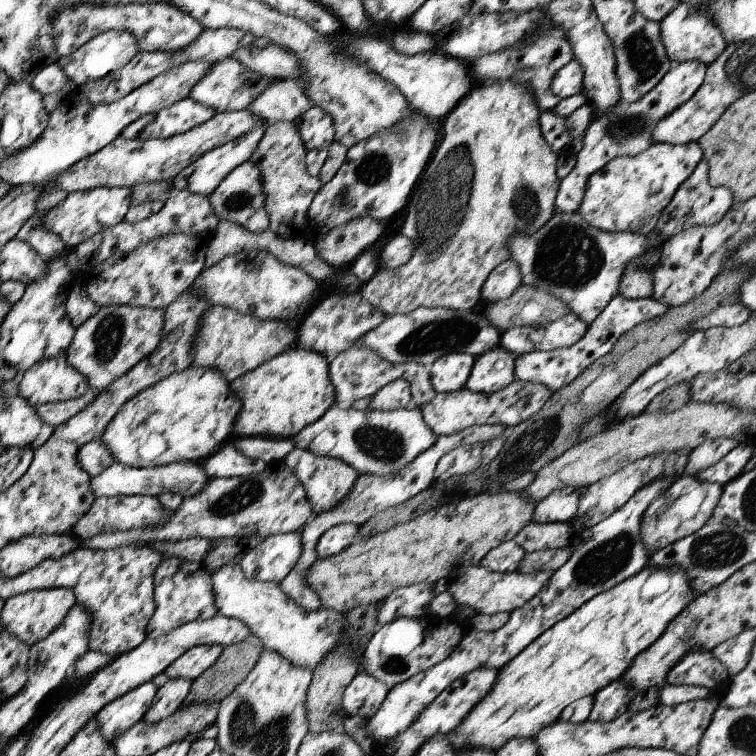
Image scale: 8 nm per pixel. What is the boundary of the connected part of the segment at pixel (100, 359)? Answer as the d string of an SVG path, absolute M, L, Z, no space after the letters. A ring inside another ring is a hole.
M130 305L99 307L84 324L75 329L75 335L66 352L68 364L85 376L90 389L101 391L130 371L139 360L151 354L163 337L164 326L163 309Z

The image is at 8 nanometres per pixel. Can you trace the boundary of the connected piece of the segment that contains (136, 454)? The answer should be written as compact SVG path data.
M190 366L182 372L172 373L170 376L159 380L156 384L139 392L136 396L133 396L128 400L128 402L125 402L124 406L116 413L116 416L114 416L114 418L108 423L101 439L112 453L112 456L115 456L116 462L120 462L129 467L157 467L176 461L202 462L220 449L221 446L224 446L224 443L234 439L233 426L238 413L241 411L241 400L231 391L229 384L230 383L226 380L226 377L215 368Z

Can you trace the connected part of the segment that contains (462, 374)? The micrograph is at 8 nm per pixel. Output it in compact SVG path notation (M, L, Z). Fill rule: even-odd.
M452 353L437 358L428 366L434 390L447 393L464 388L474 363L475 356L468 353Z

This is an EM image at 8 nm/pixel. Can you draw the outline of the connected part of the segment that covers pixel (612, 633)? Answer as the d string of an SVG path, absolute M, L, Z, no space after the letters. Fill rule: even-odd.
M650 564L636 576L596 595L570 616L549 628L499 670L499 678L491 690L472 707L455 730L448 733L451 734L451 745L455 754L458 755L465 749L487 749L488 752L496 752L510 739L534 738L544 727L556 722L559 714L569 704L585 696L595 695L606 685L620 679L635 656L654 644L694 598L696 594L684 569L677 566L657 569Z

